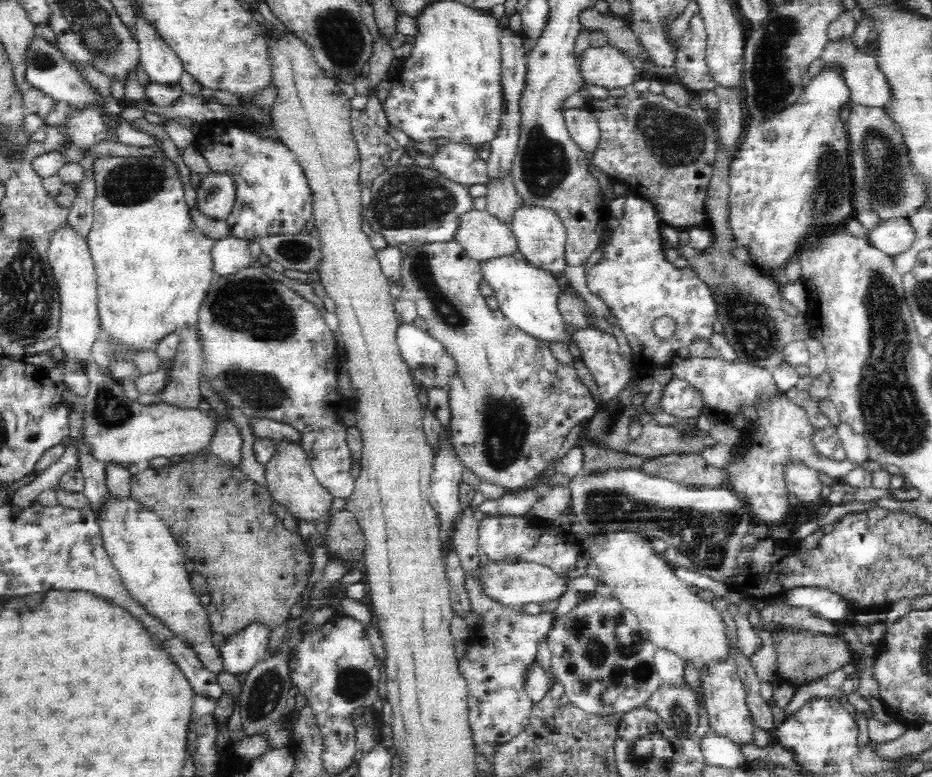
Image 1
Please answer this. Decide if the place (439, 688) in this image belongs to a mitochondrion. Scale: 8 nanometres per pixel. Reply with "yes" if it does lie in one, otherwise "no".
no

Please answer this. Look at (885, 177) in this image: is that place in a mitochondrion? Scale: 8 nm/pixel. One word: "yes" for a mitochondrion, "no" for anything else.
yes

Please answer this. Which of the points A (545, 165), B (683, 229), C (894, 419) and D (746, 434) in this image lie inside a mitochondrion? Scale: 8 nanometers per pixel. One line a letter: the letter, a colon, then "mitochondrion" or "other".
A: mitochondrion
B: other
C: mitochondrion
D: other

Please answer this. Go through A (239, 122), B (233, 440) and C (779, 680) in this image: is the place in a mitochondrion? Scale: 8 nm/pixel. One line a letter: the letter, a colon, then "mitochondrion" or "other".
A: other
B: other
C: other

